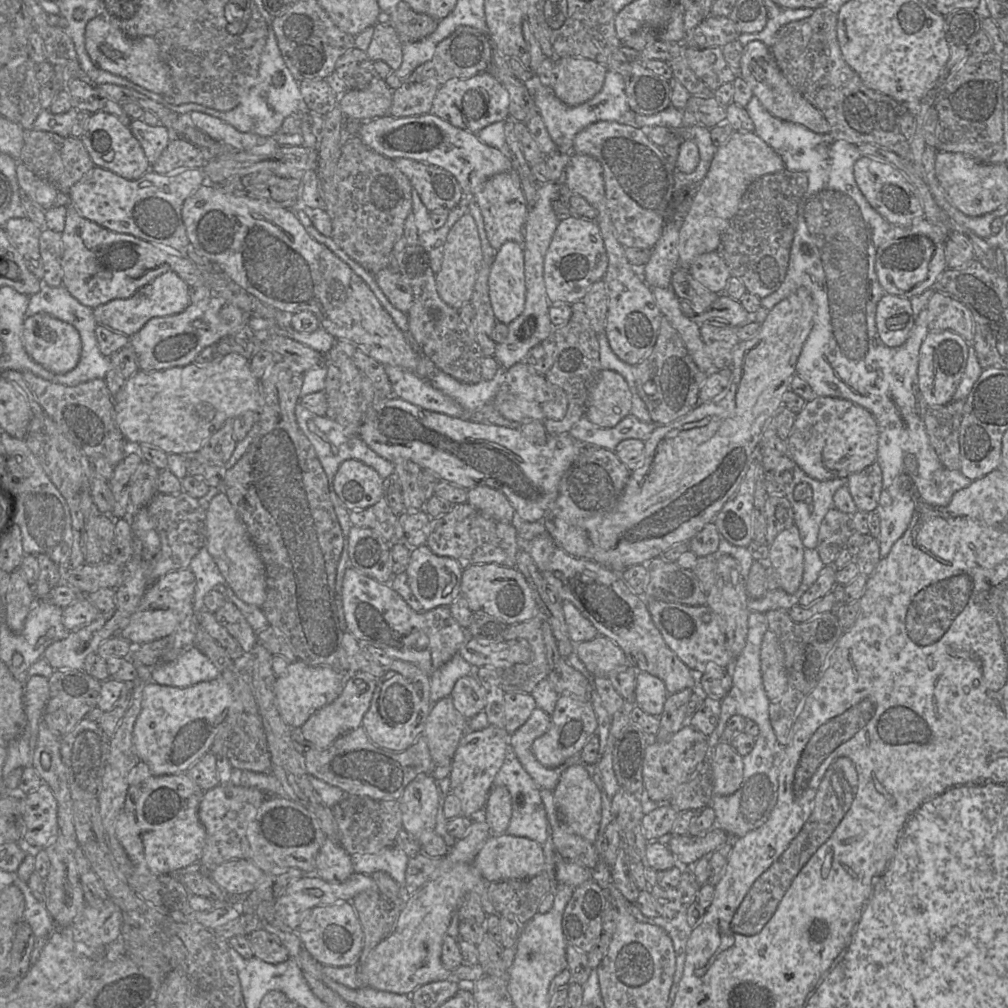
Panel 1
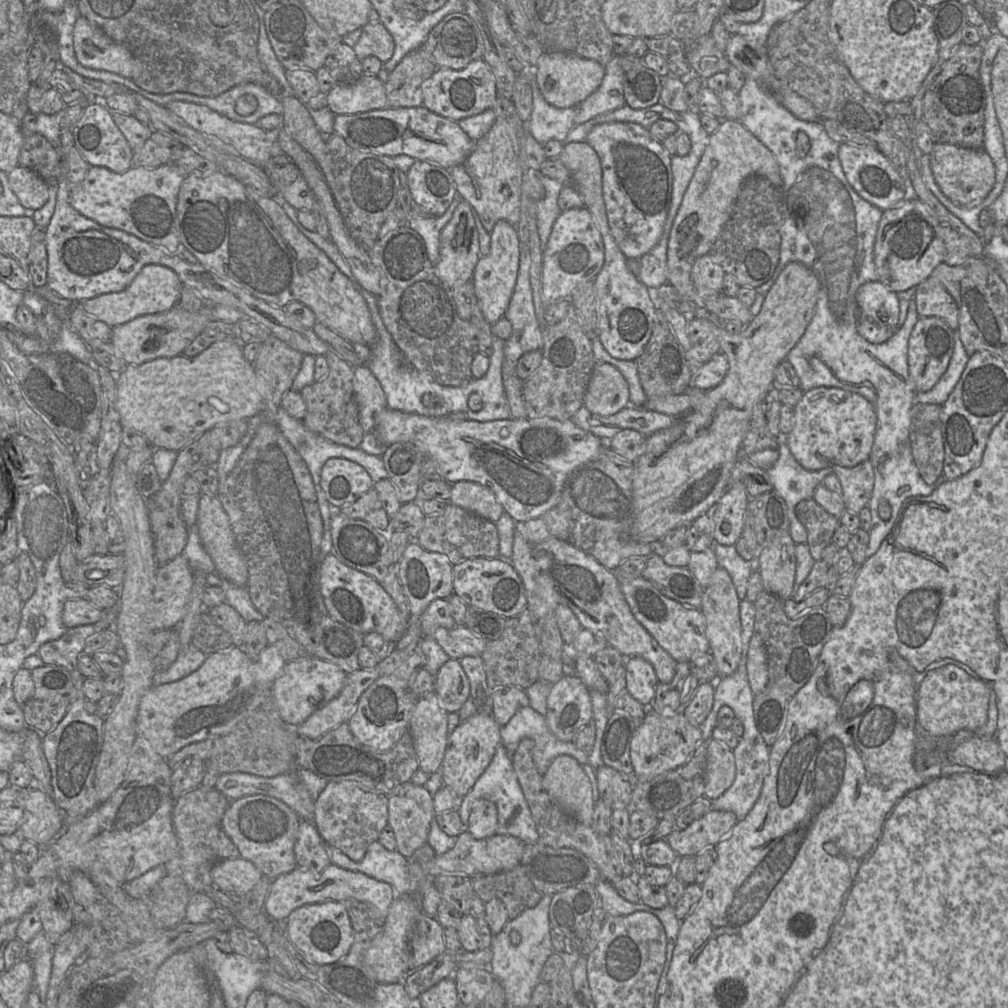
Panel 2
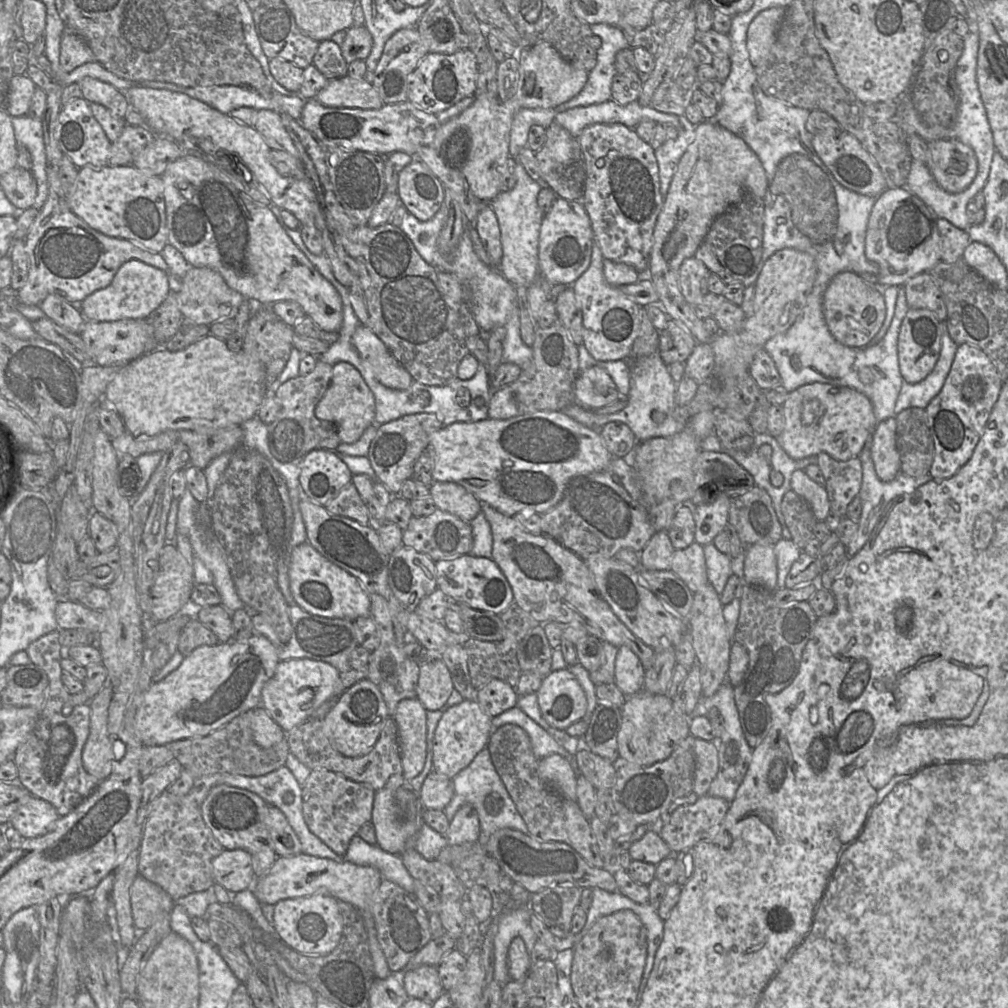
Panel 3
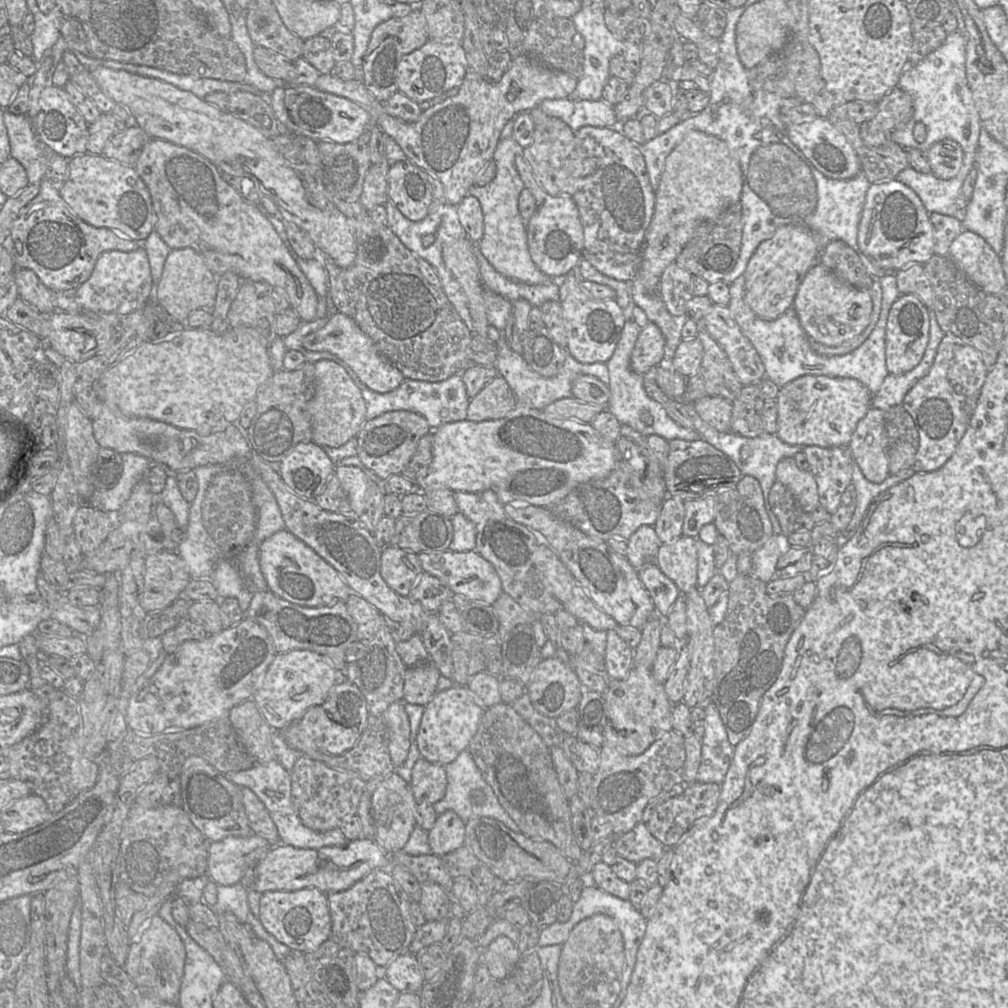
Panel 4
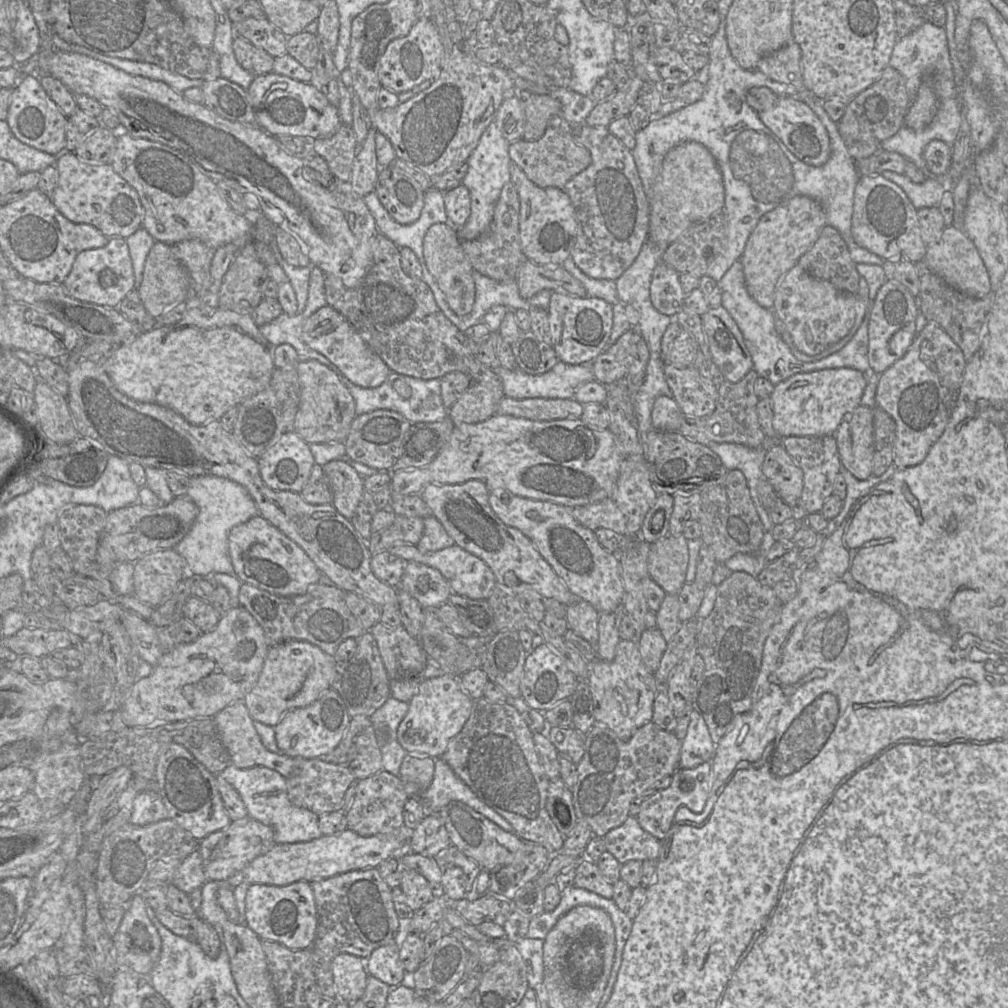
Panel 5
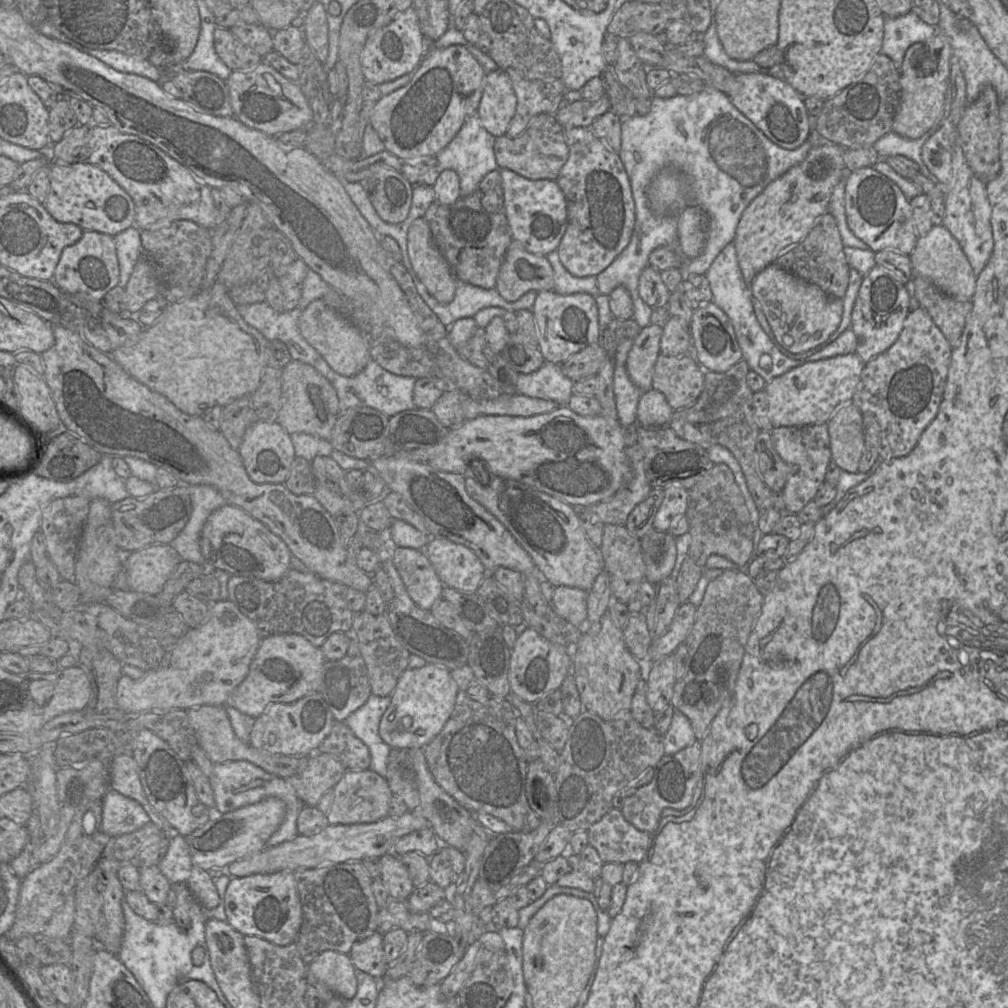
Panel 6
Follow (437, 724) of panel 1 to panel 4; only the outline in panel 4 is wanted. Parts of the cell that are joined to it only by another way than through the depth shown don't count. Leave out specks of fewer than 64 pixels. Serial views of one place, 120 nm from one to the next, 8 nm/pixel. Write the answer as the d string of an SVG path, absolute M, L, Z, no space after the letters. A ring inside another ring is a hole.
M392 703L382 715L388 730L389 753L395 767L401 766L407 759L411 746L411 727L405 711L405 703Z

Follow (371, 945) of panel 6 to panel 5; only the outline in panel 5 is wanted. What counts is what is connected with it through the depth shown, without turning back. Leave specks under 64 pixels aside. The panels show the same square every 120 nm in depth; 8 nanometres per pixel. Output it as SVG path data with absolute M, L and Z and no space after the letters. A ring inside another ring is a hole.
M396 944L375 949L365 959L365 969L368 975L391 986L401 985L406 973L399 959L399 947Z

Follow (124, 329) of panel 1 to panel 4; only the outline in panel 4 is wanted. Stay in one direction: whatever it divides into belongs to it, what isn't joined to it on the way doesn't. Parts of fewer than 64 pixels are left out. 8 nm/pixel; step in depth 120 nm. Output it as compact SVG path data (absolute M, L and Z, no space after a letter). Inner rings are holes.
M144 248L134 251L107 251L96 261L89 279L73 291L74 300L84 310L120 316L141 309L149 301L153 287L149 260Z

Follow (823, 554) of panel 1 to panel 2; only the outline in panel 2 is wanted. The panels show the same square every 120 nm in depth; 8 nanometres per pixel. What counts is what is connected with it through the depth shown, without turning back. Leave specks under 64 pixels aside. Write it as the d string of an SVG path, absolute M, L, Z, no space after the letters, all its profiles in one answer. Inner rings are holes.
M813 499L800 501L795 508L797 518L807 531L807 545L815 561L823 559L825 548L831 544L840 519L828 513Z

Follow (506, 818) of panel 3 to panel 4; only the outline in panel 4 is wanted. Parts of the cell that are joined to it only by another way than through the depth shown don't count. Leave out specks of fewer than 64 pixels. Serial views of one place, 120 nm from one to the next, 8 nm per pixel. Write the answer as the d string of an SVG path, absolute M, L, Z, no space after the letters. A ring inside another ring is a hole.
M468 750L463 751L453 762L445 765L444 769L447 775L446 793L440 801L432 805L438 815L454 811L465 822L473 818L489 817L502 822L512 831L520 833L520 827L502 807Z

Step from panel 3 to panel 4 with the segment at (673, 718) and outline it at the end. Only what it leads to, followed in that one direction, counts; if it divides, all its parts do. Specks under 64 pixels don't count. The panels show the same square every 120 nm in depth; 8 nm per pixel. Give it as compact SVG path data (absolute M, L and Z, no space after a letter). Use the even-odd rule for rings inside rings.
M634 664L625 679L609 679L606 691L599 694L604 698L608 711L605 744L625 755L642 754L654 741L672 730L673 703L648 668Z

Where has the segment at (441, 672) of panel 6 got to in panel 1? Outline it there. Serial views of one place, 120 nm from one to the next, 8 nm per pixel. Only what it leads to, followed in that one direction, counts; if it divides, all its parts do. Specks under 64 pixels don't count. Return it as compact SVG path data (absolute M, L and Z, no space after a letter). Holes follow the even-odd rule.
M490 724L482 730L468 730L459 742L451 762L450 790L460 799L463 814L472 820L482 814L486 806L495 776L504 763L510 735L505 728Z

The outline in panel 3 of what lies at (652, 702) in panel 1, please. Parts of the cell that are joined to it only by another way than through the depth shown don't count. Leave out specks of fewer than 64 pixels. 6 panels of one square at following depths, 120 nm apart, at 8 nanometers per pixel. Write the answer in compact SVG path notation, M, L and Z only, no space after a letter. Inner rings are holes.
M627 646L618 648L615 660L615 684L626 695L632 696L644 688L645 668L640 658Z

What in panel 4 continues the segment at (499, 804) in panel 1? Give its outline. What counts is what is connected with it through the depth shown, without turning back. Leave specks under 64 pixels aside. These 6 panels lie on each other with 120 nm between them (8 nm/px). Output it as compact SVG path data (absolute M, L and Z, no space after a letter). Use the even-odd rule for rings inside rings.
M454 811L437 817L434 827L428 831L432 854L443 856L465 845L465 821Z

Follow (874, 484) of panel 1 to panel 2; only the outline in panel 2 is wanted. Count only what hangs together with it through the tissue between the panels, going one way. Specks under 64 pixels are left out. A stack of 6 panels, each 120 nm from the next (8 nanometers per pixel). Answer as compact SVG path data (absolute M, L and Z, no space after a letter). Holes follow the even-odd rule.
M866 460L854 467L831 467L842 487L842 499L848 512L858 514L866 508L874 487L872 463Z

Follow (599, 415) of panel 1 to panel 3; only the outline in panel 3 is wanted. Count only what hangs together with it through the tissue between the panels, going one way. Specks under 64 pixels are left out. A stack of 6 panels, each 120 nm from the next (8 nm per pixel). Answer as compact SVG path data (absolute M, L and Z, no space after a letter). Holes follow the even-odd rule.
M598 366L579 372L574 383L574 394L576 403L586 409L599 409L619 399L611 376Z

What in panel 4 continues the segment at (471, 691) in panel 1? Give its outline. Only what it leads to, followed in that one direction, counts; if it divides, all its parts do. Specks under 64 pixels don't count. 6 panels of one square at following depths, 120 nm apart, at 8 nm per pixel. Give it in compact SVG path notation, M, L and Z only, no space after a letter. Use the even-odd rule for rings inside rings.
M414 634L407 641L396 642L396 650L405 665L409 668L404 682L402 701L404 703L426 706L438 691L437 683L441 676L440 671L430 663L429 654L419 634Z

